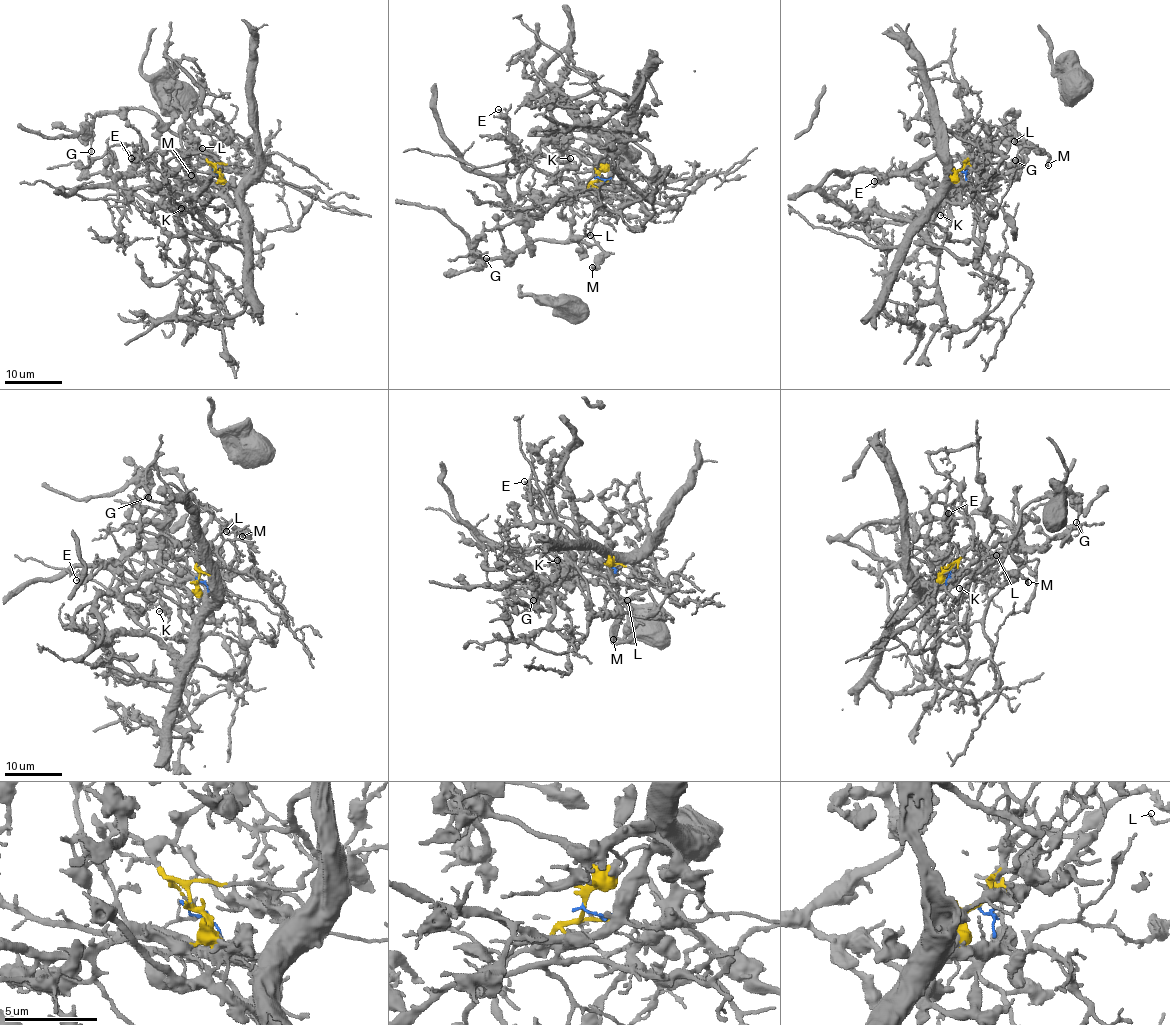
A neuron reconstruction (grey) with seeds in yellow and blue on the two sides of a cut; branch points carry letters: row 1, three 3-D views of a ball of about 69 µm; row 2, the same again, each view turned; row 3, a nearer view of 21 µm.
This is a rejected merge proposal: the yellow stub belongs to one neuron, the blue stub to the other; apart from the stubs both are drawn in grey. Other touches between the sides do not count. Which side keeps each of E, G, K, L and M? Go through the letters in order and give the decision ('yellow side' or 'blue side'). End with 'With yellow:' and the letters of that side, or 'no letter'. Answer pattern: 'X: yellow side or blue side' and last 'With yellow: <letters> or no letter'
E: blue side
G: yellow side
K: blue side
L: yellow side
M: yellow side
With yellow: G, L, M

